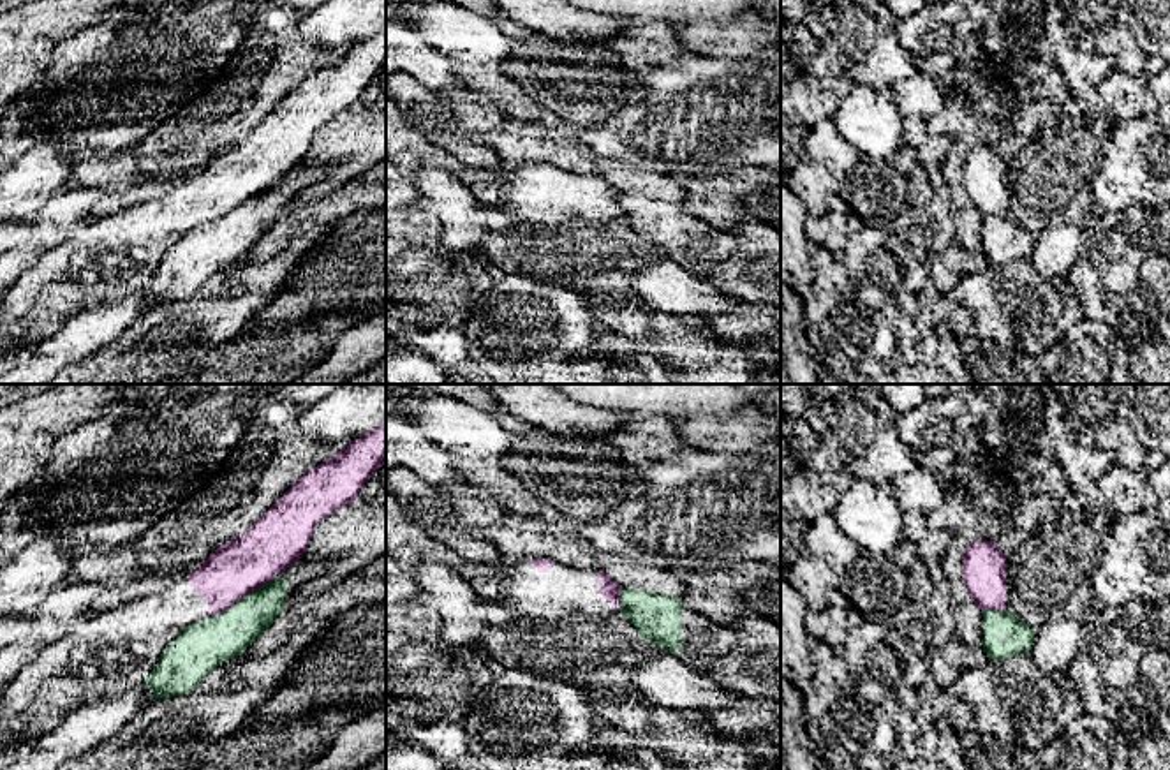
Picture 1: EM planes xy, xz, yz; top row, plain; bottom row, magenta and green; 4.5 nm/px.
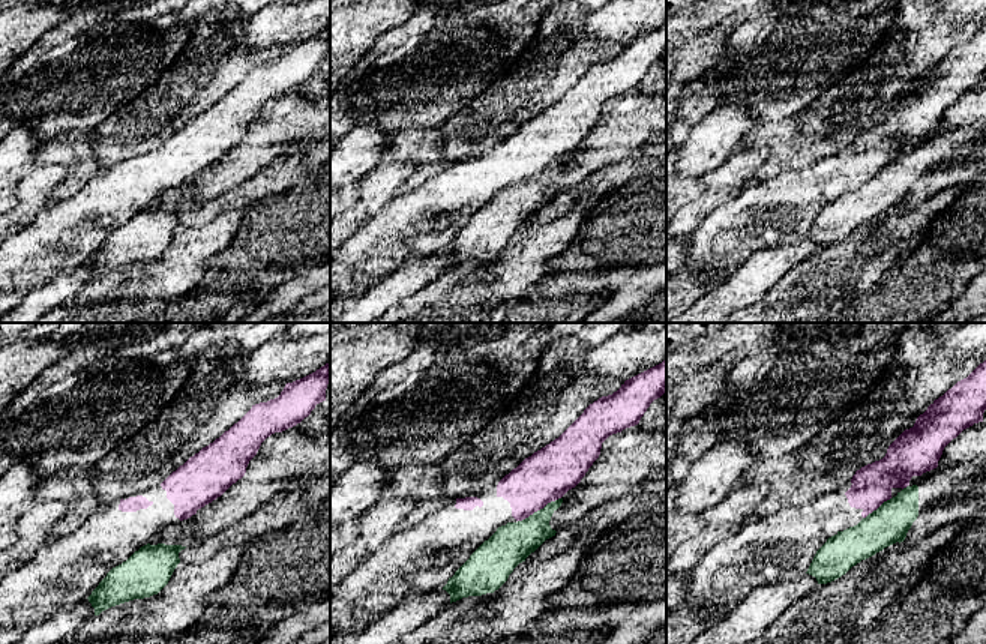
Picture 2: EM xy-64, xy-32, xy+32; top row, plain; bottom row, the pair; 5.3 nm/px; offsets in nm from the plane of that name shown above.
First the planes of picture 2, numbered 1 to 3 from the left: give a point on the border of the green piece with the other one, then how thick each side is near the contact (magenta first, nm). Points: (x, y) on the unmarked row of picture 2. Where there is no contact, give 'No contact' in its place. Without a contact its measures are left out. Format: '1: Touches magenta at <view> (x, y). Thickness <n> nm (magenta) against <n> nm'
1: No contact
2: Touches magenta at xy-32 (539, 173). Thickness 280 nm (magenta) against 220 nm
3: Touches magenta at xy+32 (877, 171). Thickness 220 nm (magenta) against 200 nm

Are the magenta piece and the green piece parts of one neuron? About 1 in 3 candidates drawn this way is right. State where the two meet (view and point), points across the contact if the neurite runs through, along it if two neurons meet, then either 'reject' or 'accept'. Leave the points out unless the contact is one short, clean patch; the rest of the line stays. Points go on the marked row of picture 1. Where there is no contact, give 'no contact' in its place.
meets magenta in xy at (249, 592); border along xy (284, 571), (215, 617); reject

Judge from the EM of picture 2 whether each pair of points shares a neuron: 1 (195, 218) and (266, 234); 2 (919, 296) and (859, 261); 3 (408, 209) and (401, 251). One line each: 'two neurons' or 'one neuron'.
1: two neurons
2: one neuron
3: one neuron

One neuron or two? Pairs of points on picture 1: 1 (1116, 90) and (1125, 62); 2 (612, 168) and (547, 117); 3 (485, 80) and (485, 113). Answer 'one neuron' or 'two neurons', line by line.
1: two neurons
2: two neurons
3: two neurons

